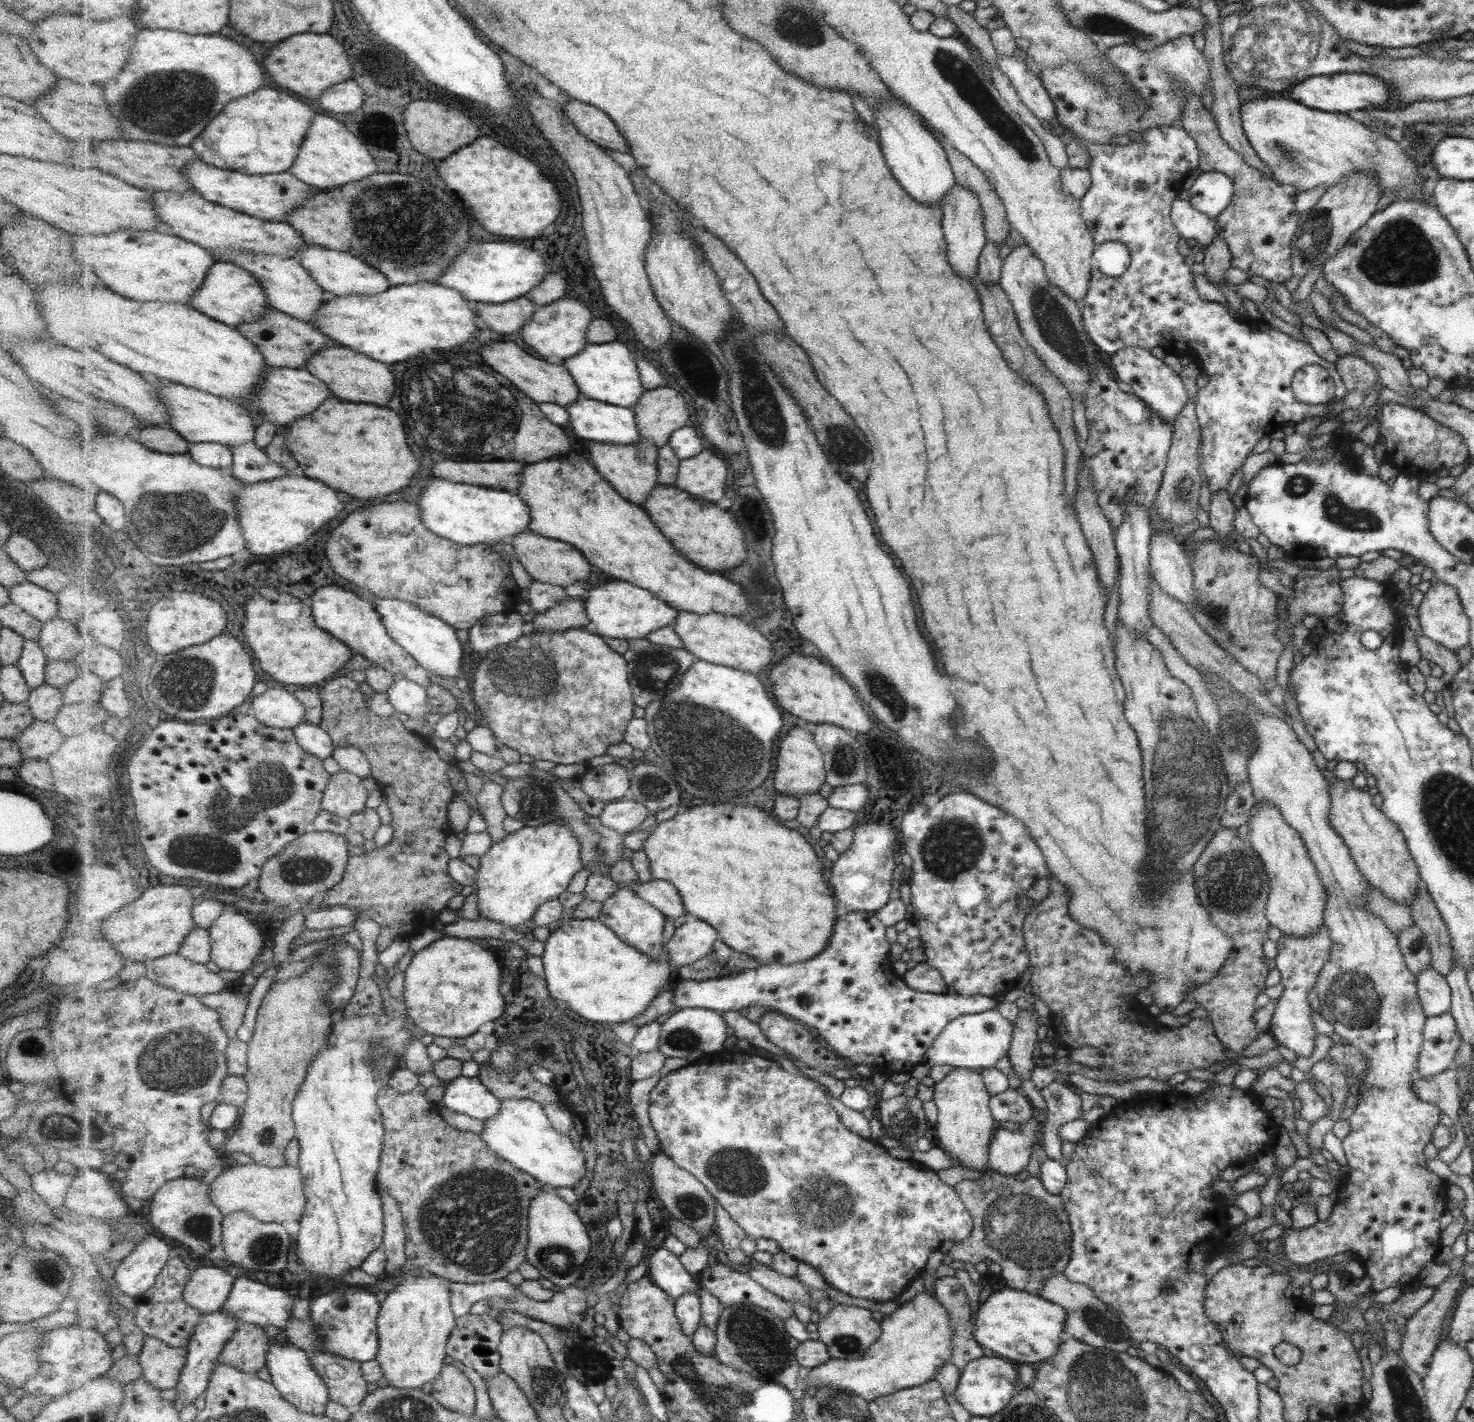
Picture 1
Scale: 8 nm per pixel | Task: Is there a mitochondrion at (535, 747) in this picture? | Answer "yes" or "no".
no

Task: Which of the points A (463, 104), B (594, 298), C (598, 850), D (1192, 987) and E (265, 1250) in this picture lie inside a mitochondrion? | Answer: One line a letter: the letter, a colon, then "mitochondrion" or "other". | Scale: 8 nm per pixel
A: other
B: other
C: mitochondrion
D: other
E: mitochondrion

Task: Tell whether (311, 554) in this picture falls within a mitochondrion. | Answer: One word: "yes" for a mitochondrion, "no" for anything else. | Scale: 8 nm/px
no

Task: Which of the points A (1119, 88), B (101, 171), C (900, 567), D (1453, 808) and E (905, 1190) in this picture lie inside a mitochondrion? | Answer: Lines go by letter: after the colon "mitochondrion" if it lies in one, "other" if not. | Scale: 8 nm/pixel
A: other
B: other
C: other
D: mitochondrion
E: other

